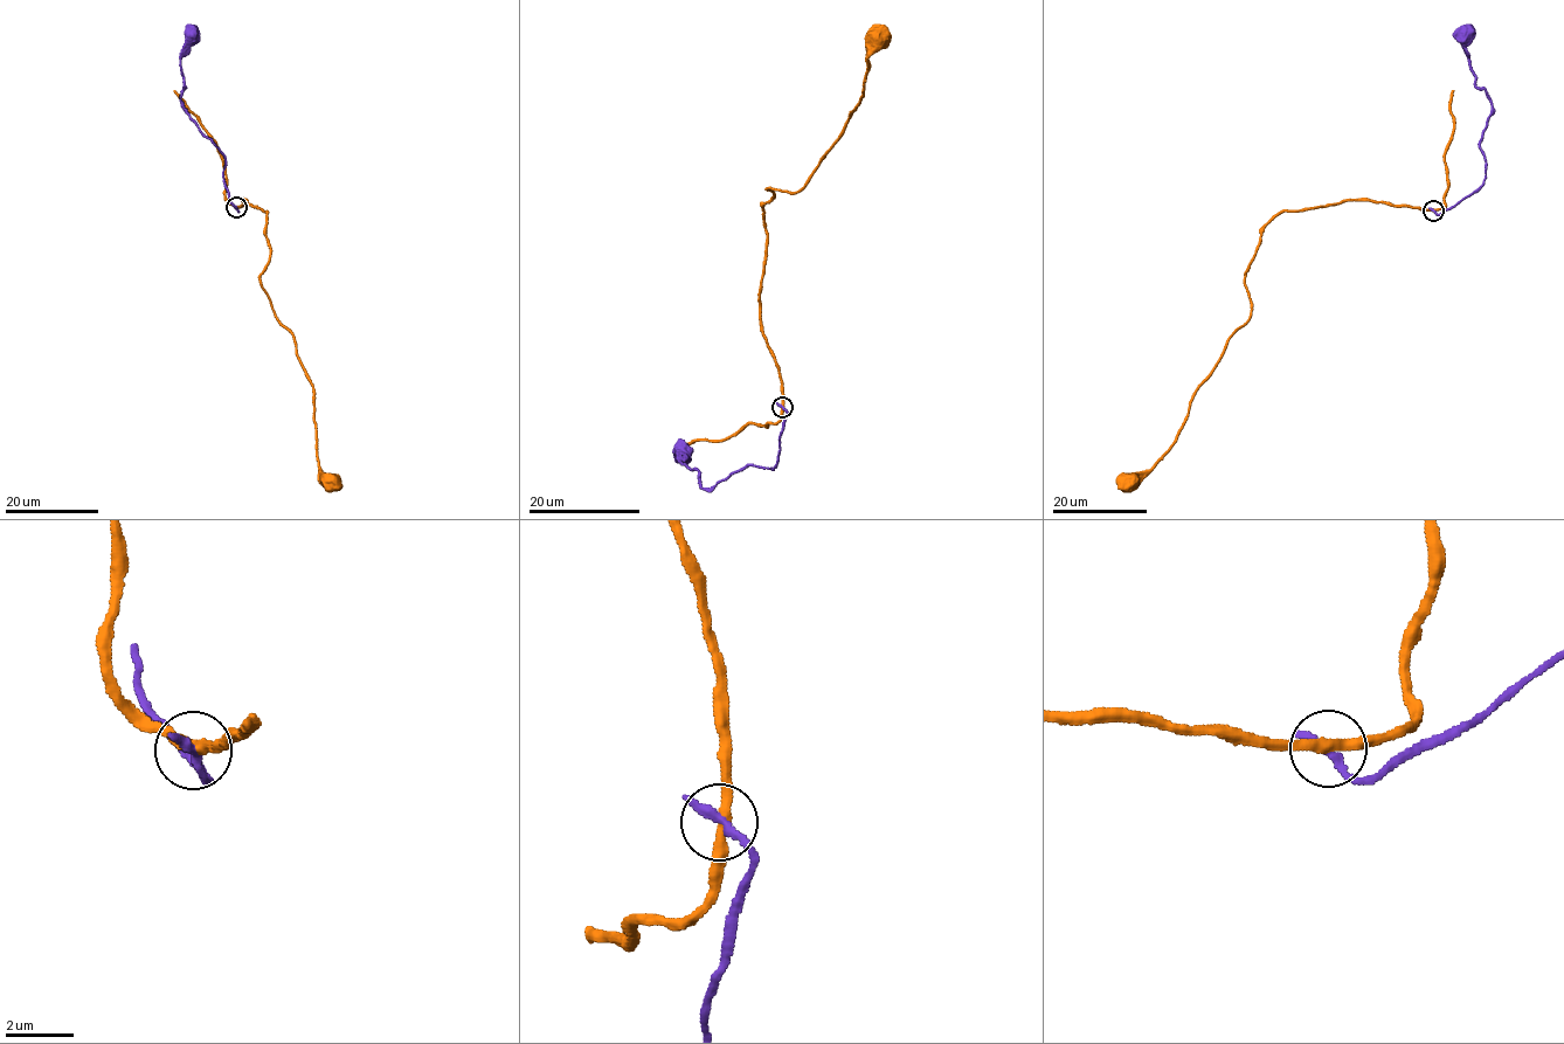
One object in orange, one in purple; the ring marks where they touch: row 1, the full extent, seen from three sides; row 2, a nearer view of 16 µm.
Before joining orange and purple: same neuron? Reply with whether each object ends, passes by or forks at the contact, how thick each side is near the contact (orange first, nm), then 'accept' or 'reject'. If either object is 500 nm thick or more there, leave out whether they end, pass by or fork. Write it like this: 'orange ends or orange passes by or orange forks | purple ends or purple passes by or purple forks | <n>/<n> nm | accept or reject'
orange passes by | purple ends | 320/320 nm | reject

